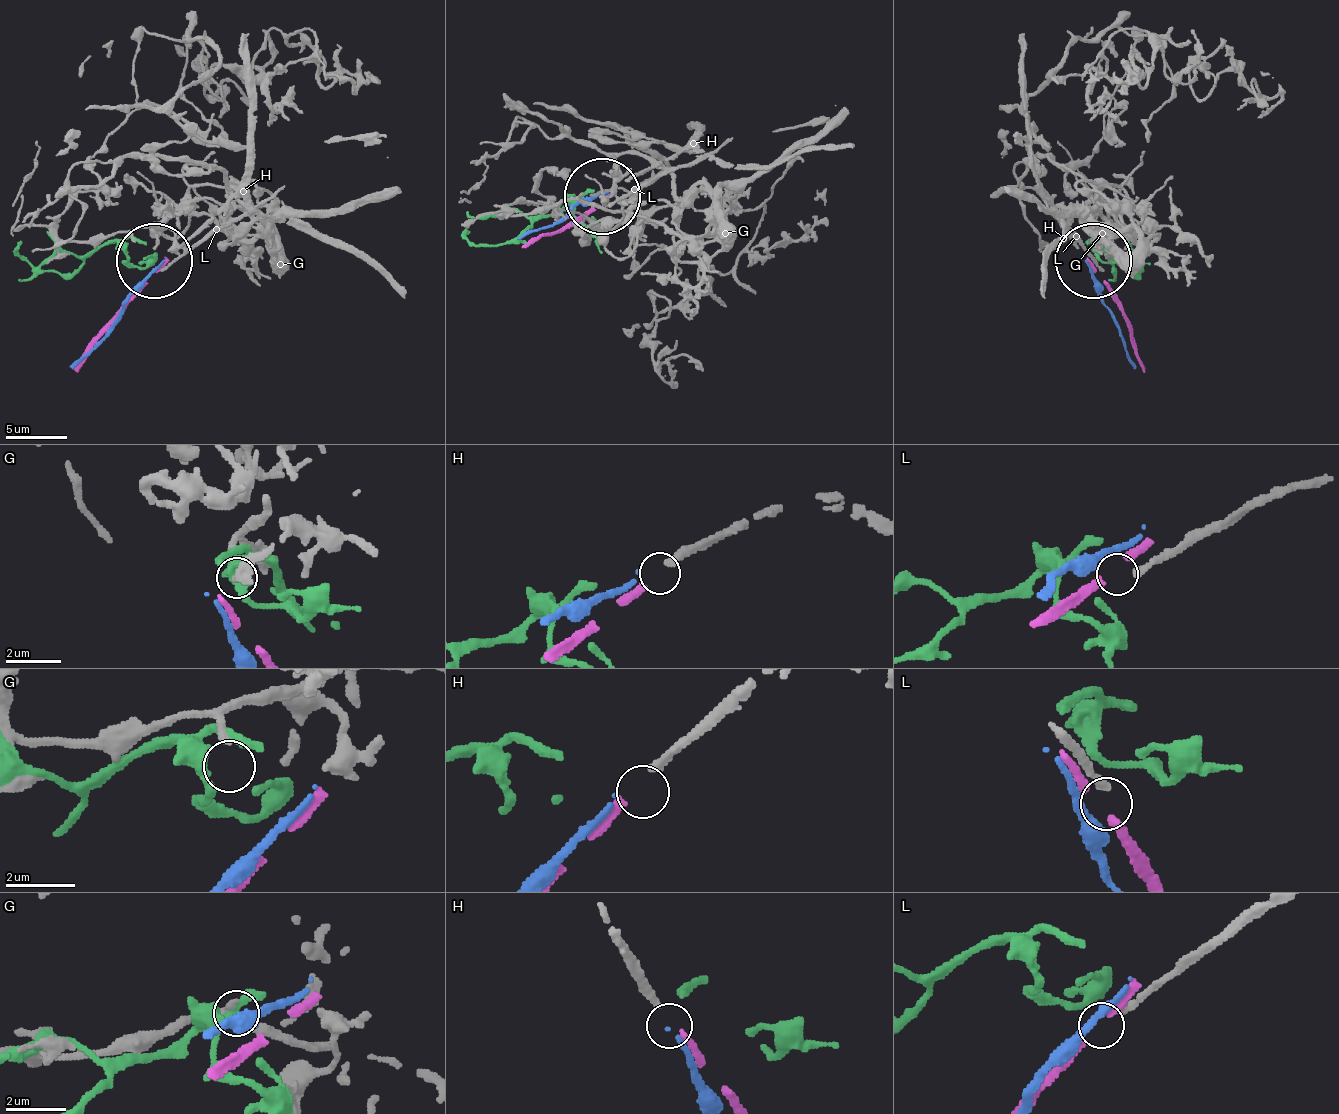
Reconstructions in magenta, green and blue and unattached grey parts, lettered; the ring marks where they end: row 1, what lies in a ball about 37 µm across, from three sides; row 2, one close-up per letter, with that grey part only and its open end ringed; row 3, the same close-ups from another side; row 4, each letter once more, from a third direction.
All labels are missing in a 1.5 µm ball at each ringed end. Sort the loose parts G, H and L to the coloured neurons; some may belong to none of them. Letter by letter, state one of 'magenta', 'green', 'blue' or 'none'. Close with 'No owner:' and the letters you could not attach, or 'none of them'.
G: none
H: magenta
L: none
No owner: G, L

